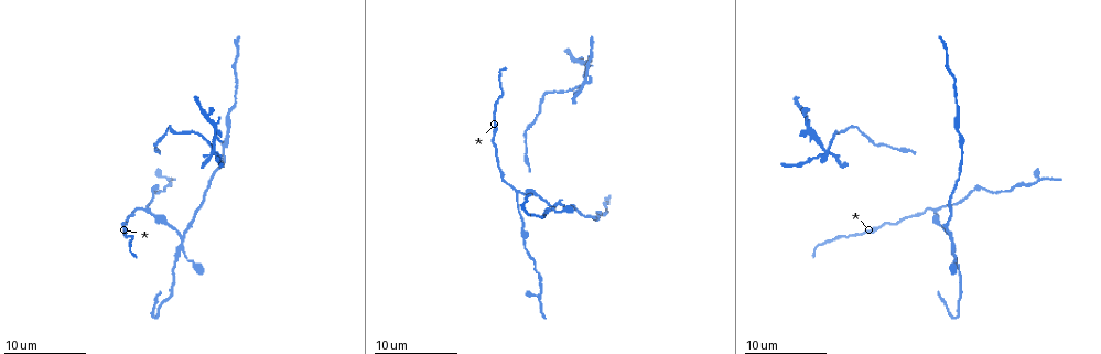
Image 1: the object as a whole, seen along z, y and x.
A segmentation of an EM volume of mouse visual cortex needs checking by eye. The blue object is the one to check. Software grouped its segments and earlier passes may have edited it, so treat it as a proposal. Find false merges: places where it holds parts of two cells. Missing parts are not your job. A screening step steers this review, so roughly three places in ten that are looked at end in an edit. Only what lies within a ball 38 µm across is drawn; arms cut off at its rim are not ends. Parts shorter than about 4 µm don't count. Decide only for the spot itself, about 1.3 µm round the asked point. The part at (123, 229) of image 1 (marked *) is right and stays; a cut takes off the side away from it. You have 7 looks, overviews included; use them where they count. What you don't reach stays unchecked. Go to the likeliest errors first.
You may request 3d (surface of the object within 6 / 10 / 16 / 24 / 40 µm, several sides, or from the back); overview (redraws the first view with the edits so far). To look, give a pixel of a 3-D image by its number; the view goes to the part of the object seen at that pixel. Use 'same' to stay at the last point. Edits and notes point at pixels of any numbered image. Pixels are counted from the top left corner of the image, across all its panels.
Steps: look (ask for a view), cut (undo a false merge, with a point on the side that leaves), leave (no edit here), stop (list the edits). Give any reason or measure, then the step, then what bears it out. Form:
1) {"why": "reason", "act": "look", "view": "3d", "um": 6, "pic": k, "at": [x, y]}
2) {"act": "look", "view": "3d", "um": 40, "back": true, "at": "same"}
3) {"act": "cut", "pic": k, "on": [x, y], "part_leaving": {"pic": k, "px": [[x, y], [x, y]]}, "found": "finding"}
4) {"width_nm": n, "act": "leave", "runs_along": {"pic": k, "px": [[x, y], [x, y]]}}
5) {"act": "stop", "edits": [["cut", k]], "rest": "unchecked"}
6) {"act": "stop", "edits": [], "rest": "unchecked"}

{"why": "looks like a crossing", "act": "look", "view": "3d", "um": 10, "pic": 1, "at": [586, 80]}

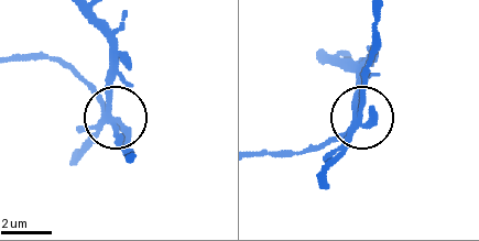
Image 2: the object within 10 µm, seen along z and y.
{"act": "cut", "pic": 2, "on": [363, 96], "part_leaving": {"pic": 2, "px": [[352, 127], [295, 152], [258, 152]]}, "found": "a second cell is stuck on"}

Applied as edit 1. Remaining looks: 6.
{"why": "three-way junction", "act": "look", "view": "3d", "um": 10, "pic": 1, "at": [936, 208]}

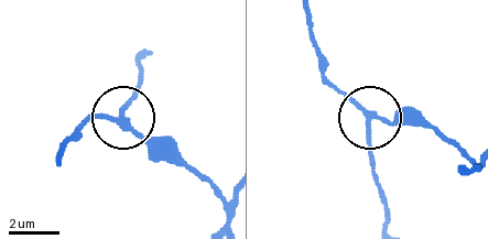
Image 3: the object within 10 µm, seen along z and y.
{"arms": 3, "act": "leave", "runs_along": {"pic": 3, "px": [[58, 159], [63, 147], [89, 121], [121, 119], [128, 100]]}, "found": "all the same cell"}

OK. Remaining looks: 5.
{"why": "two arms in line, one across", "act": "look", "view": "3d", "um": 10, "pic": 1, "at": [183, 239]}

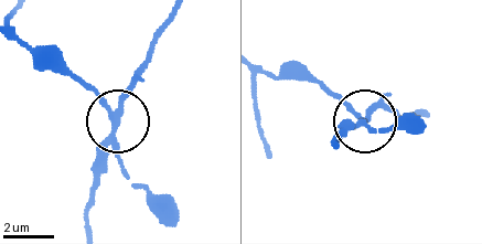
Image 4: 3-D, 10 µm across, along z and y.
{"arms": 3, "act": "cut", "pic": 4, "on": [99, 162], "found": "a second cell is stuck on"}

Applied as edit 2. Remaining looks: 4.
{"act": "stop", "edits": [["cut", 2], ["cut", 4]], "rest": "unchecked"}

